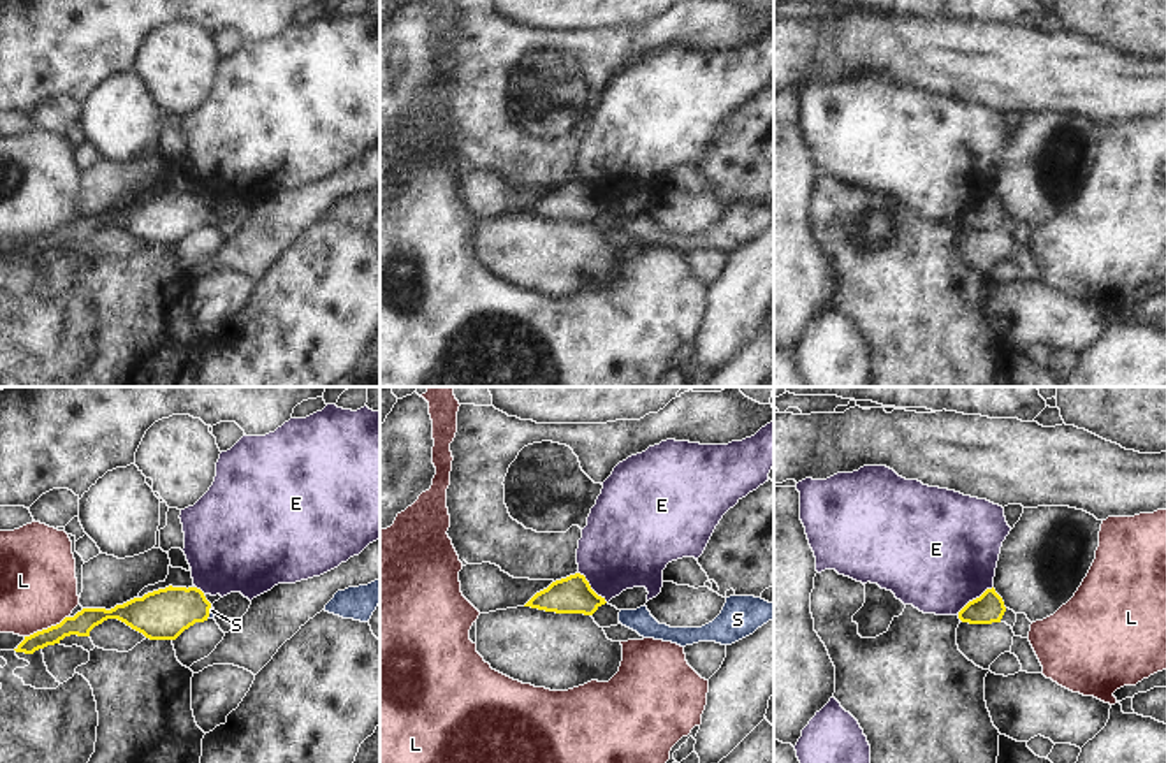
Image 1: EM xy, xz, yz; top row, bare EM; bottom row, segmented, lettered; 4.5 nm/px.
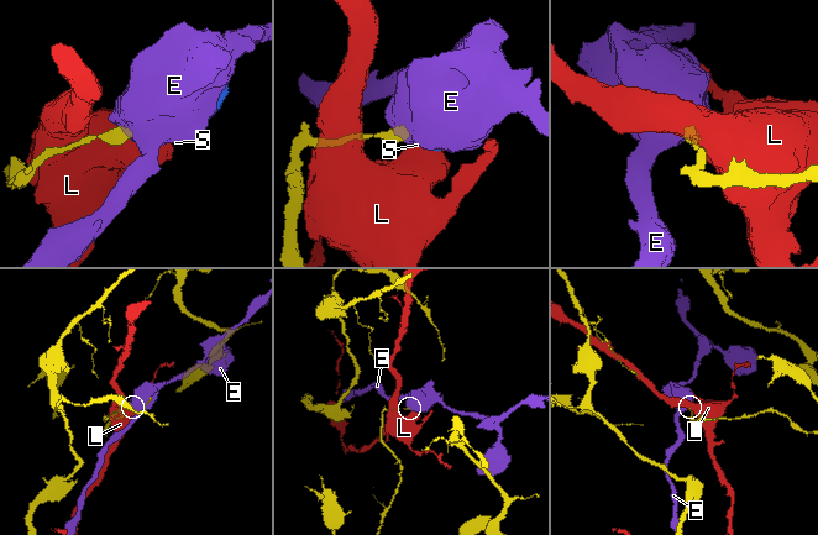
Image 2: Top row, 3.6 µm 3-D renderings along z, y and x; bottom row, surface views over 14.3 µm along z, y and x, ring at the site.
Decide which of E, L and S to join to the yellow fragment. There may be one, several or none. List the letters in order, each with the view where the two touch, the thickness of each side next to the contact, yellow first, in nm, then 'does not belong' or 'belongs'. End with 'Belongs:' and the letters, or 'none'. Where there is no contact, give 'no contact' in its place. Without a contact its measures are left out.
E: yz | 140/480 nm | does not belong
L: xy | 100/360 nm | does not belong
S: xy | 240/30 nm | belongs
Belongs: S

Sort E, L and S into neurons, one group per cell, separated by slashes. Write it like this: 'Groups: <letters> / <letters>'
Groups: E / L / S.

